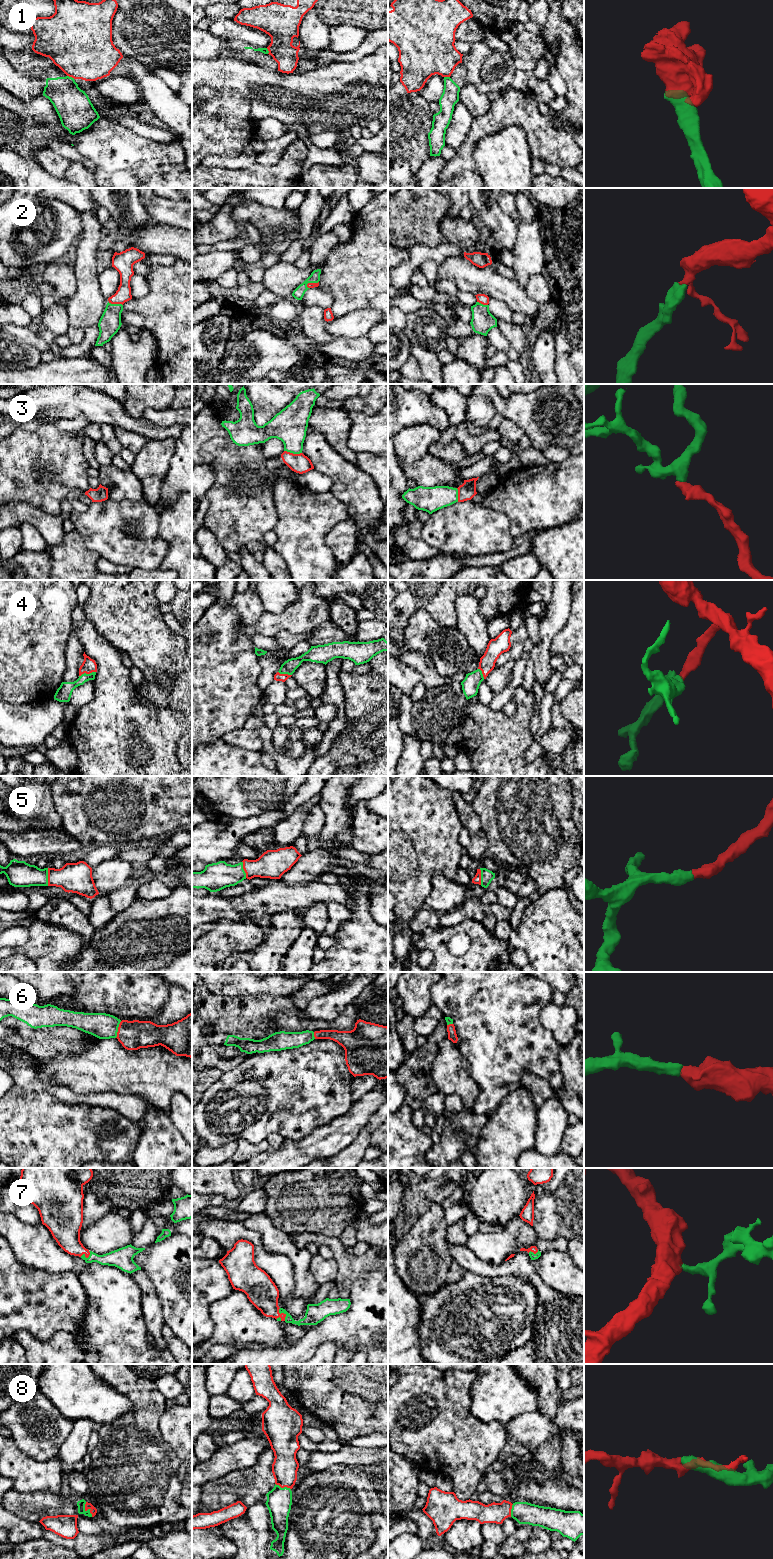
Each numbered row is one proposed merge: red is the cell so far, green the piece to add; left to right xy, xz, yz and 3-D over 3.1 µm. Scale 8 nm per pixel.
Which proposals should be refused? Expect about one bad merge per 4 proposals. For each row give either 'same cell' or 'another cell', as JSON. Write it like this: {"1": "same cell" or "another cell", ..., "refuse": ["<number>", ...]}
{"1": "another cell", "2": "same cell", "3": "same cell", "4": "same cell", "5": "same cell", "6": "same cell", "7": "same cell", "8": "same cell", "refuse": ["1"]}

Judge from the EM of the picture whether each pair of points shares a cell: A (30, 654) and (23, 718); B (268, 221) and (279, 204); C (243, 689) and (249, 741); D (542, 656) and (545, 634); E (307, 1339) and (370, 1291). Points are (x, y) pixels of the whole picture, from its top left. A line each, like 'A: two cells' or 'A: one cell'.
A: two cells
B: two cells
C: two cells
D: one cell
E: one cell

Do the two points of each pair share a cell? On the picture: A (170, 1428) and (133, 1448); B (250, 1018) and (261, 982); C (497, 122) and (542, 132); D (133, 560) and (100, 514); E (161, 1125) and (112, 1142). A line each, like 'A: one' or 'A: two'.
A: two
B: two
C: one
D: one
E: two

